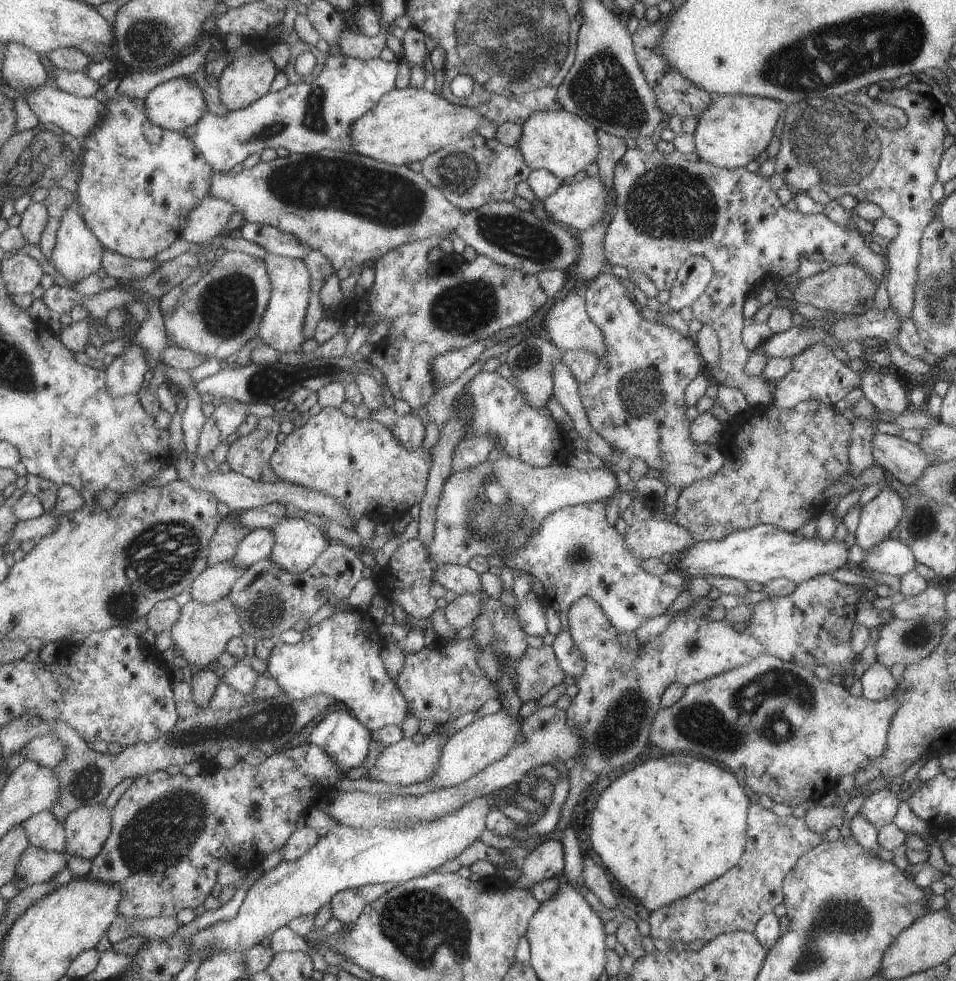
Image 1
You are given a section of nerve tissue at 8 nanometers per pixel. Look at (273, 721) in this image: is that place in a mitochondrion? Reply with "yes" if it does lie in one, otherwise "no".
yes

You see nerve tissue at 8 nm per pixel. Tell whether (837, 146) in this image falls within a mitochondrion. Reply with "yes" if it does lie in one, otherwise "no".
yes

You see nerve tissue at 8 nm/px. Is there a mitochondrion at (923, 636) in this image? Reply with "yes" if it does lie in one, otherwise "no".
yes

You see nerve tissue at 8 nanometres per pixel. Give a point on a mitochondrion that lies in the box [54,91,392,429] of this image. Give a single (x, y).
(226, 307)

